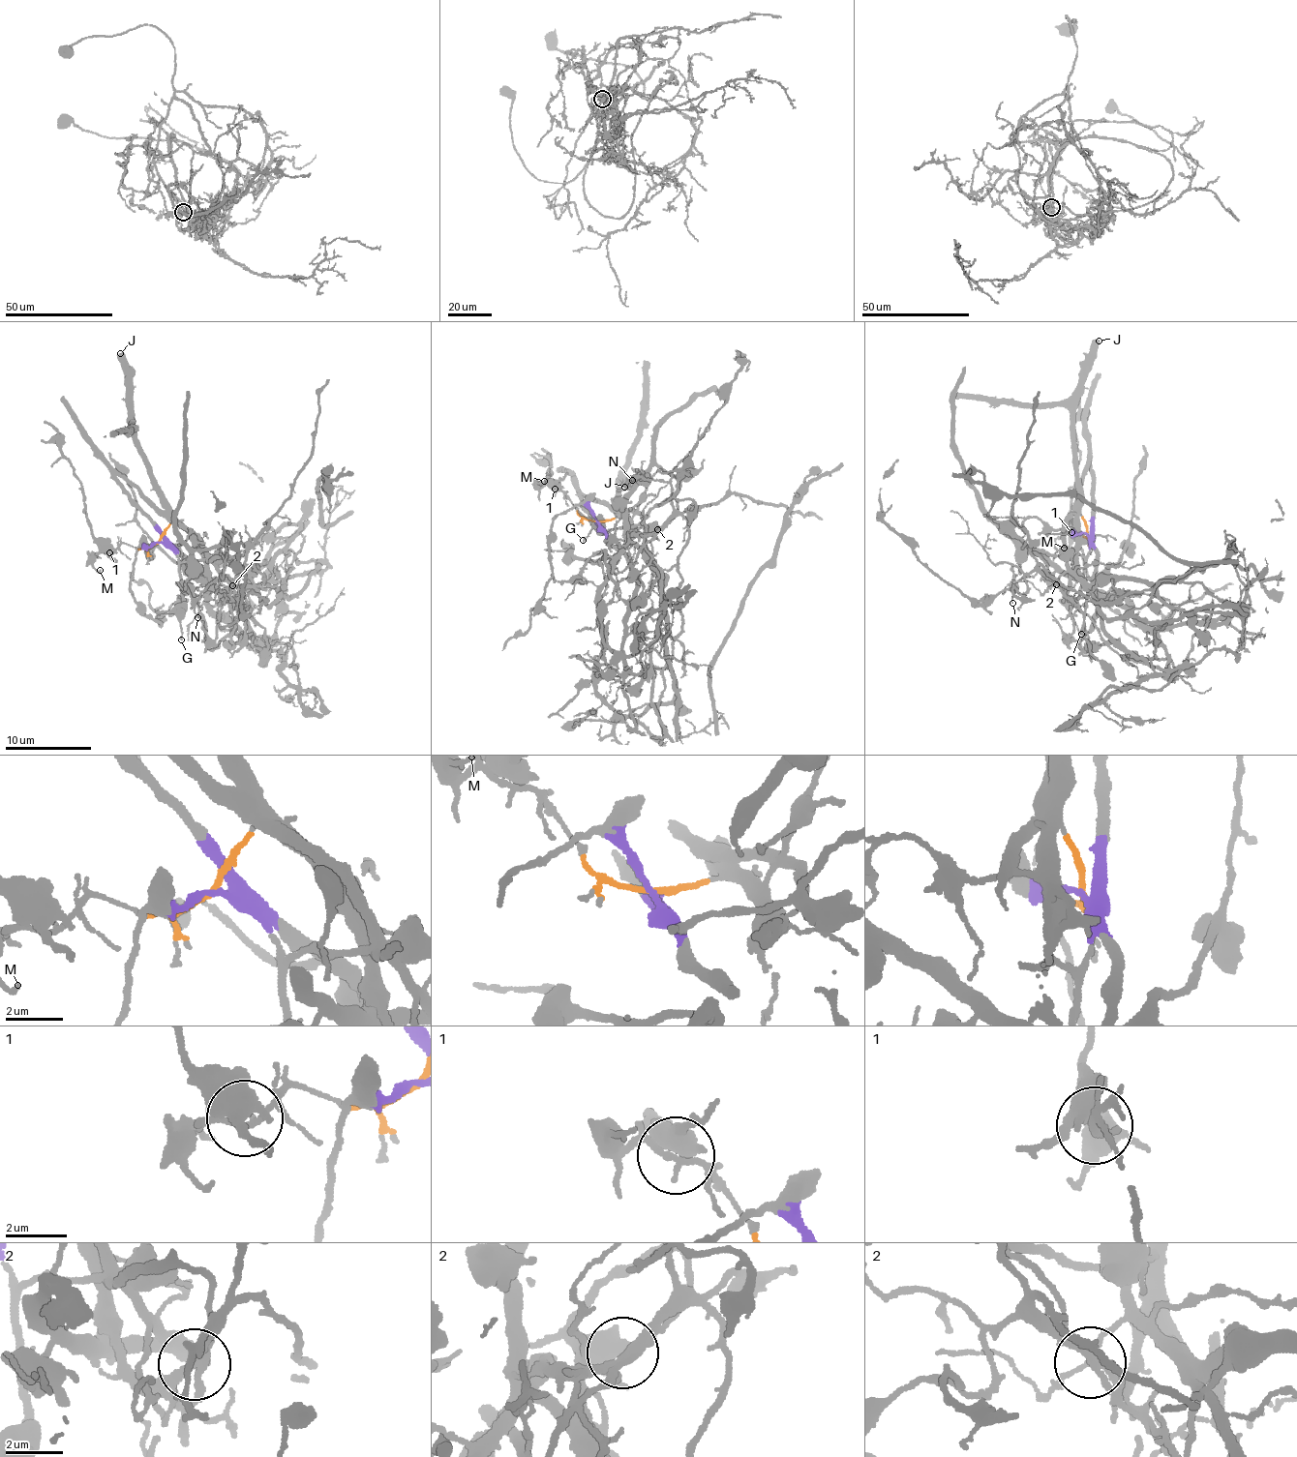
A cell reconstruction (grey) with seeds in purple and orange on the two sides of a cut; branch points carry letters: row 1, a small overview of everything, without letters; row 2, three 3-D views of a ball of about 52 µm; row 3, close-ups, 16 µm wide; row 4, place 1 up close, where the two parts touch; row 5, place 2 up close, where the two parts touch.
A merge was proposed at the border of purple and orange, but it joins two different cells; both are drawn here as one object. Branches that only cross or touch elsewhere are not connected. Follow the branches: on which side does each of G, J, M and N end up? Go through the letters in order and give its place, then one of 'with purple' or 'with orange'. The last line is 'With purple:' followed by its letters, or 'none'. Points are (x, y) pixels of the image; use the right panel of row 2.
G: (1081, 634) | with purple
J: (1099, 341) | with orange
M: (1064, 548) | with orange
N: (1012, 603) | with orange
With purple: G

